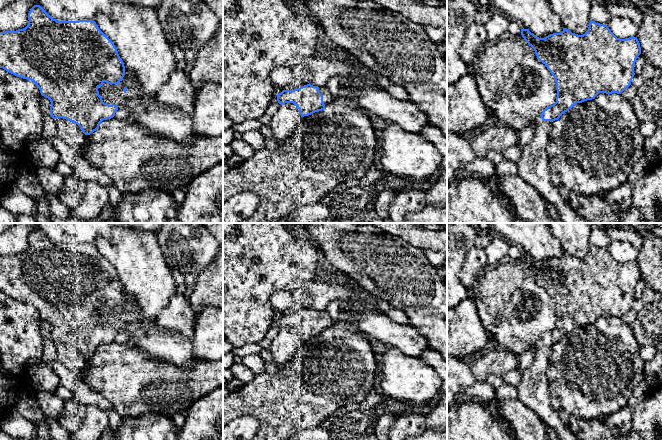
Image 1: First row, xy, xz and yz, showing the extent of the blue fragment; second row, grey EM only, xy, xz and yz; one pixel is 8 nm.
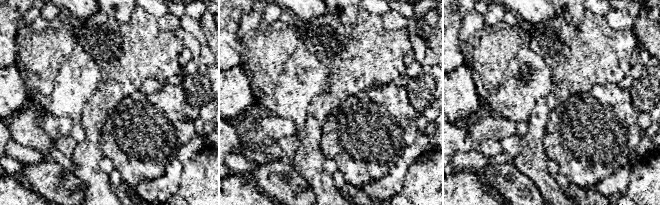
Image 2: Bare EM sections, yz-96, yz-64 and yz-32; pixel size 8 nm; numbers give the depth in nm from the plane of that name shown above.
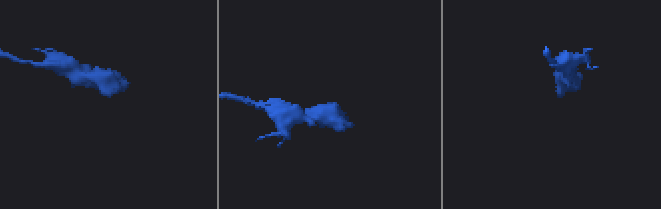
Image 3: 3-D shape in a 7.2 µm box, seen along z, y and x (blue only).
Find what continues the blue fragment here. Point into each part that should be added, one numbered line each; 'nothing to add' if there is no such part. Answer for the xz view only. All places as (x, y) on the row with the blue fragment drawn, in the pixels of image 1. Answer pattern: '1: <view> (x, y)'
1: xz (327, 96)

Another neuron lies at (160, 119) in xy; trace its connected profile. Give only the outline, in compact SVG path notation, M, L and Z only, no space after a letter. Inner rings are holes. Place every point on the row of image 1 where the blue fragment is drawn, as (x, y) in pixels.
M127 68L122 81L112 85L103 82L98 91L104 103L130 107L130 119L153 134L188 144L199 136L195 132L192 115L155 101L146 103L135 73Z

